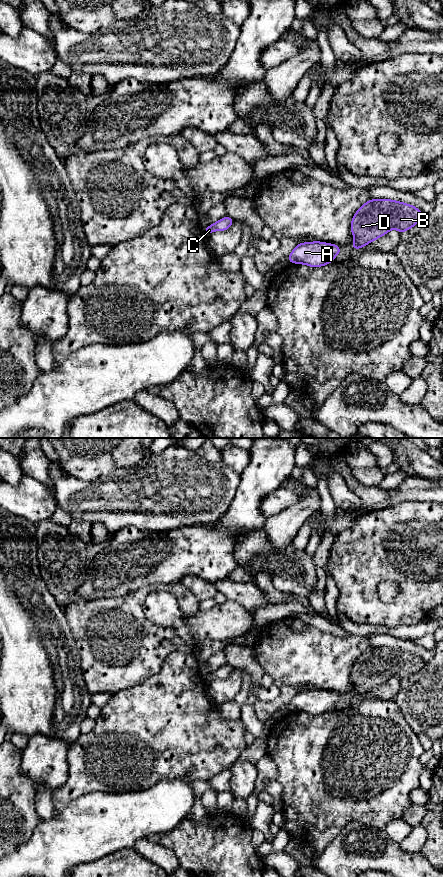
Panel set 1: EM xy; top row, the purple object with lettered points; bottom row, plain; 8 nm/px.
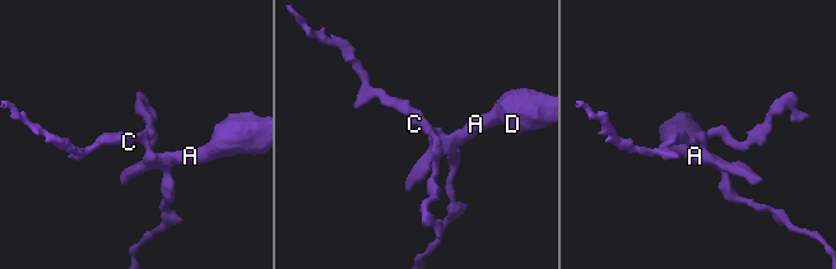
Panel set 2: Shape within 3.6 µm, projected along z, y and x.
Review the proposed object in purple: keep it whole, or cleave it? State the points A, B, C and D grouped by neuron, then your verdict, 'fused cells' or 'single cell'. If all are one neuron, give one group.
groups A B C D; single cell

